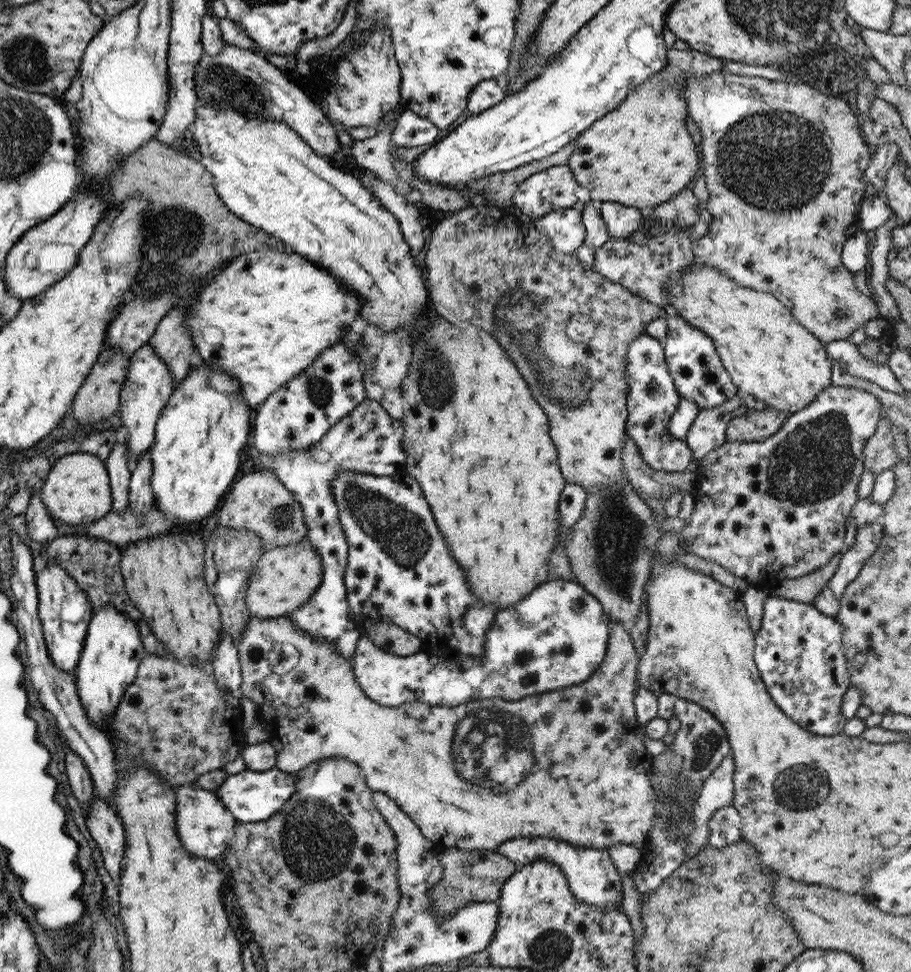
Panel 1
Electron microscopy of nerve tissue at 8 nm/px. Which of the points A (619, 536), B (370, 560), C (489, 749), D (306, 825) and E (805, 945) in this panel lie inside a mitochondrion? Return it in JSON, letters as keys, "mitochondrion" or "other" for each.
{"A":"mitochondrion","B":"other","C":"mitochondrion","D":"mitochondrion","E":"other"}

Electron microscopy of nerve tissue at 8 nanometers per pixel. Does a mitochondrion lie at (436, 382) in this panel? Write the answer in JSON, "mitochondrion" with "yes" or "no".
{"mitochondrion":"yes"}

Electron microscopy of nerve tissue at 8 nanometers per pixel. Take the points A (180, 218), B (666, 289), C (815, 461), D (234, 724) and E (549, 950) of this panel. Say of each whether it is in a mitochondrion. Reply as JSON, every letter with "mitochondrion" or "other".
{"A":"mitochondrion","B":"other","C":"mitochondrion","D":"other","E":"mitochondrion"}

